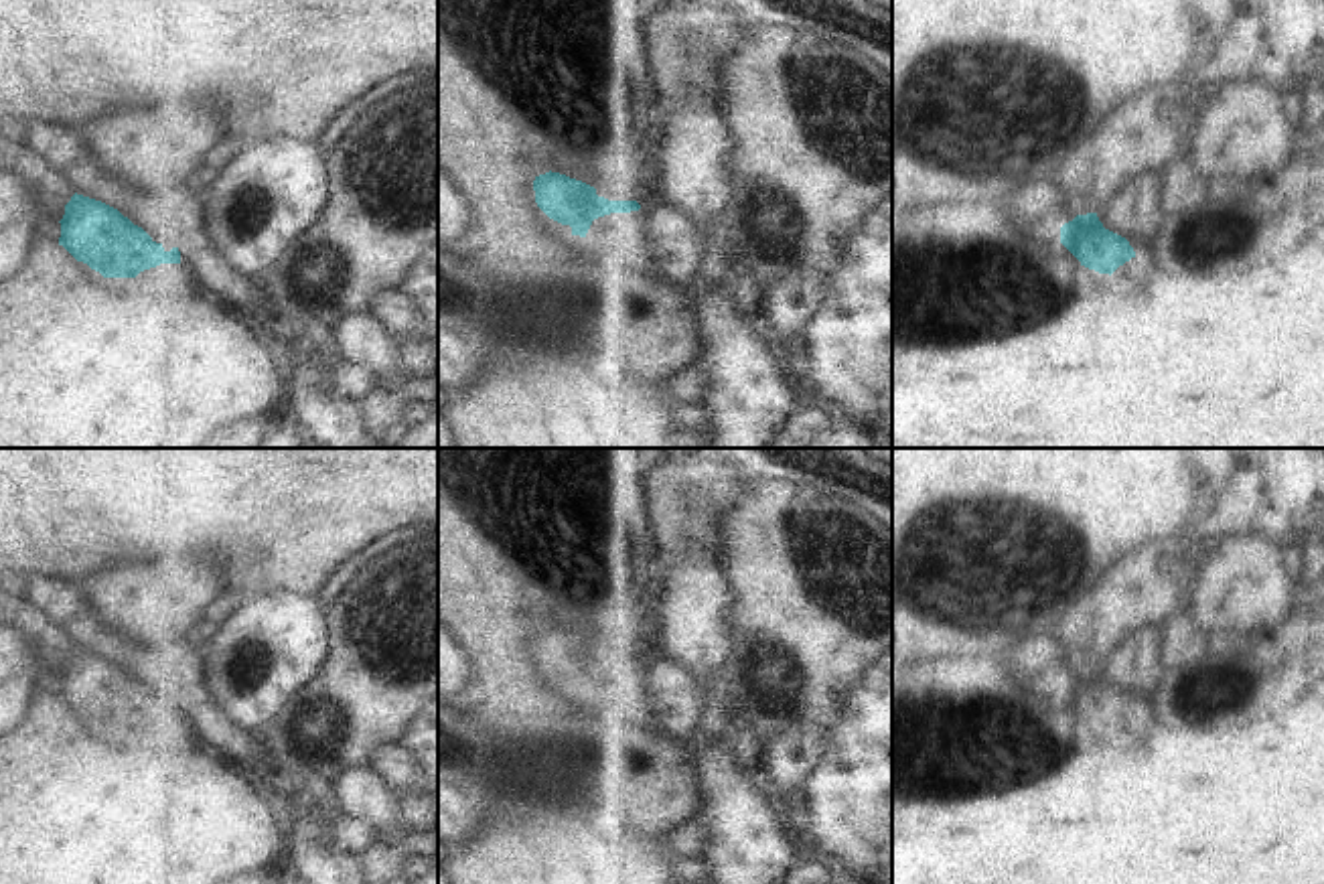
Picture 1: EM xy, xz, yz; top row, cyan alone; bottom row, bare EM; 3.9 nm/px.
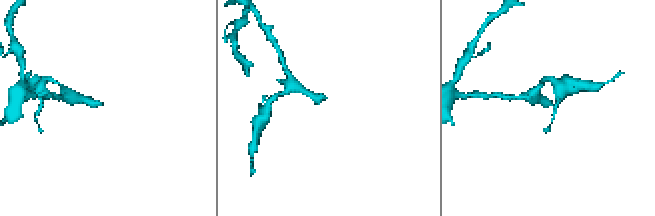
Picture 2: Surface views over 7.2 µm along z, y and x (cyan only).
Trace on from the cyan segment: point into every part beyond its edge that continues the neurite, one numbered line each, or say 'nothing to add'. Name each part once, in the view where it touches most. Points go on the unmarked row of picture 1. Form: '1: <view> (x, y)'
1: xz (621, 694)

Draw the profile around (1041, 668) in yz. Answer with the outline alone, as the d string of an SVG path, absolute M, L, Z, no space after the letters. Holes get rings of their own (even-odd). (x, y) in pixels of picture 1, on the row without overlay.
M1034 643L1014 645L994 659L1002 661L1016 681L1030 687L1044 704L1058 699L1060 681L1081 669L1069 651Z

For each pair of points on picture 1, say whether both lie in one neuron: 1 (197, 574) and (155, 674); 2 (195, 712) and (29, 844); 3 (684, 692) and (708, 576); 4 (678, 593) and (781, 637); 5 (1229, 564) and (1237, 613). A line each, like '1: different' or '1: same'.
1: different
2: different
3: different
4: different
5: same

